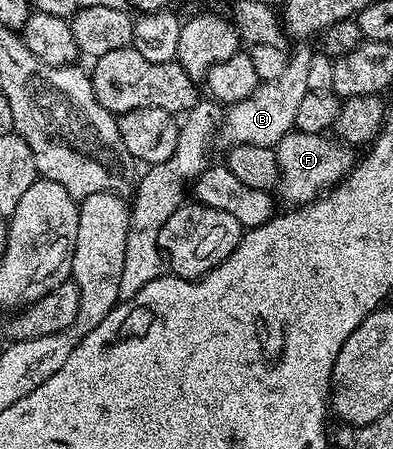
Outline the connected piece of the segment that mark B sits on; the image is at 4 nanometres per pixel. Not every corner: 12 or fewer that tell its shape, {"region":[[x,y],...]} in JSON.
{"region":[[308,46],[224,112],[230,144],[273,149],[309,93]]}

